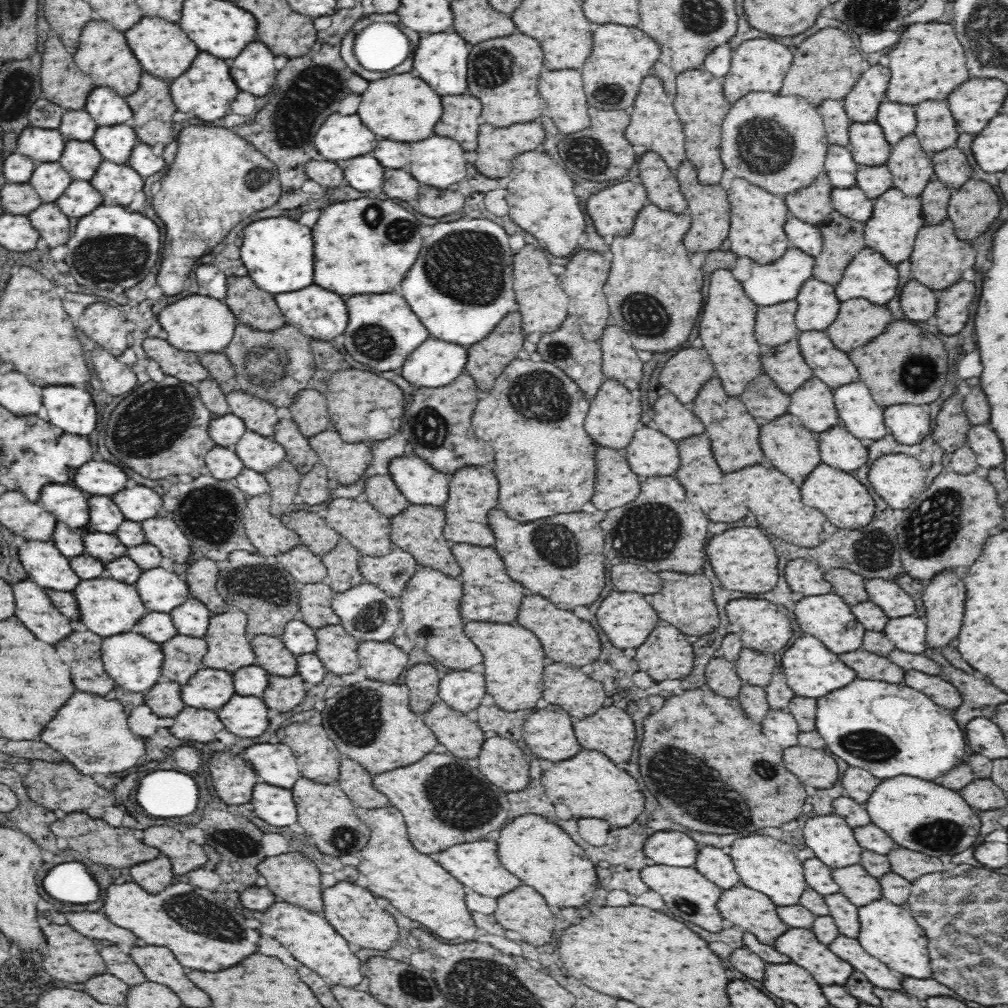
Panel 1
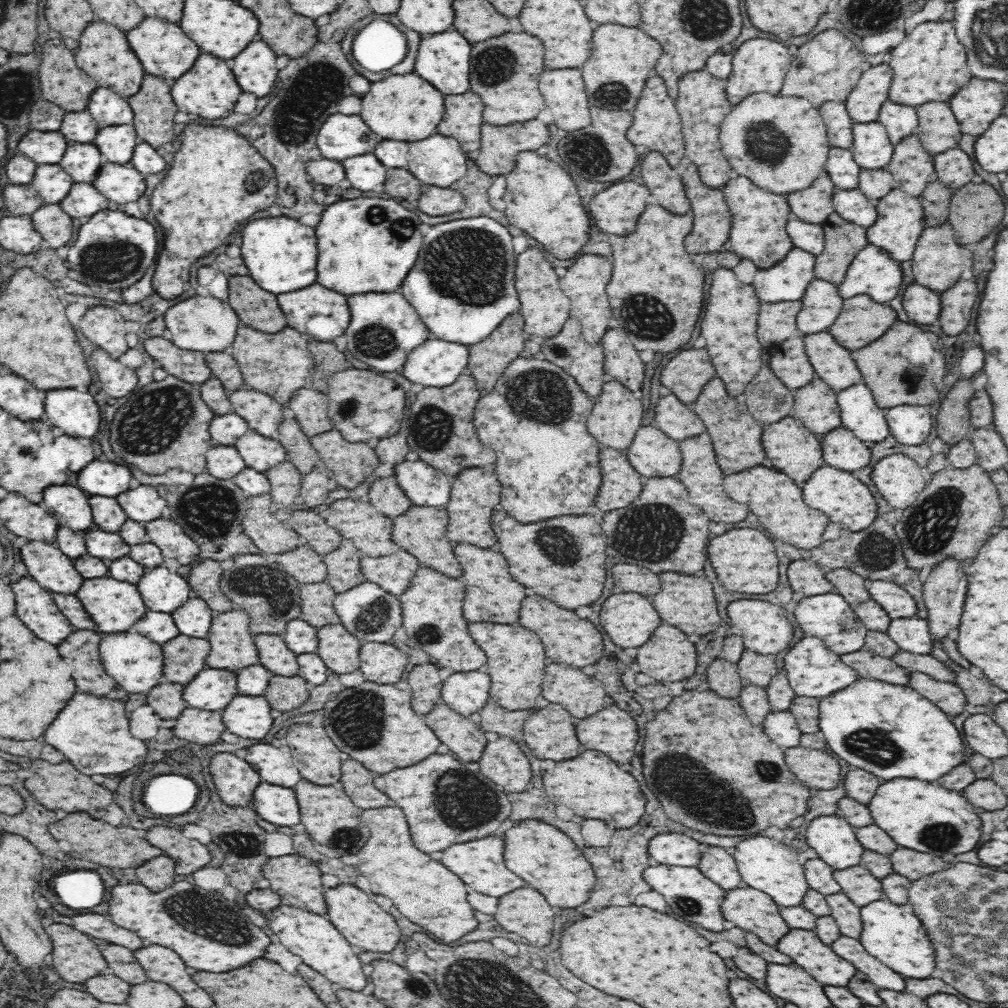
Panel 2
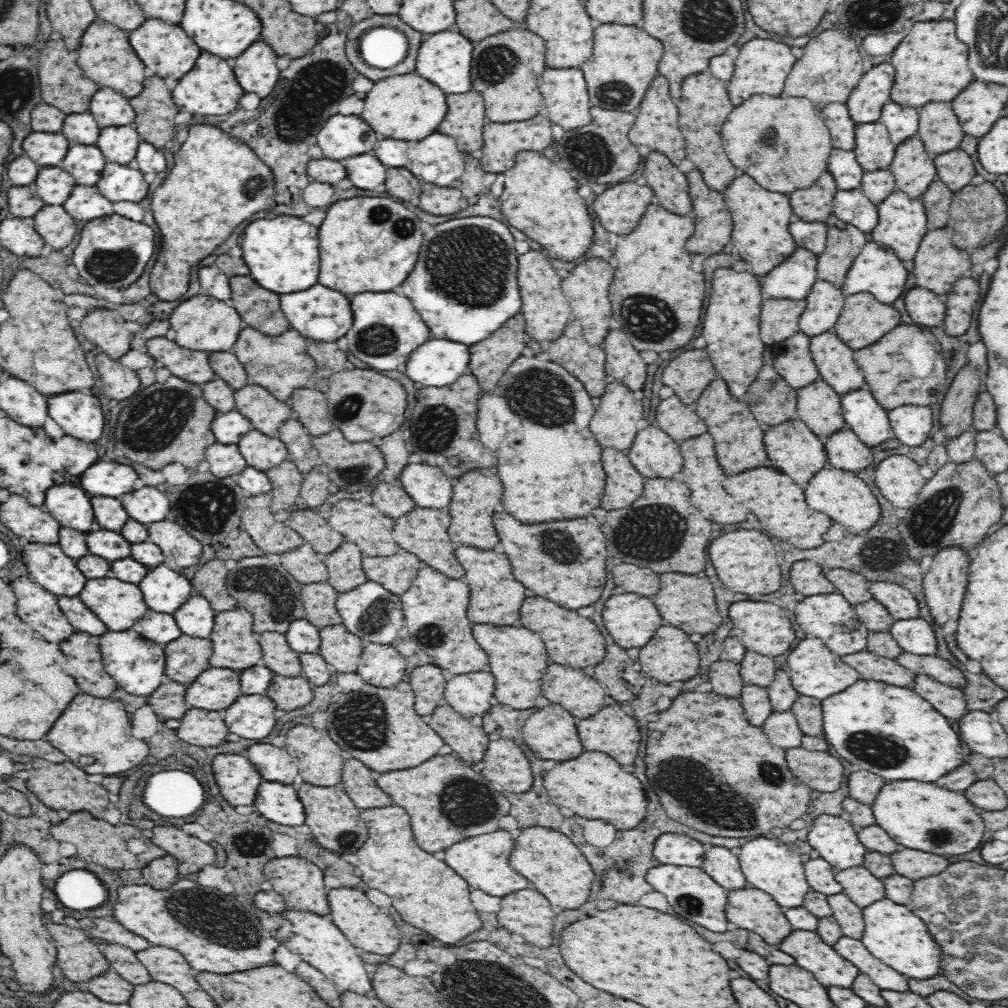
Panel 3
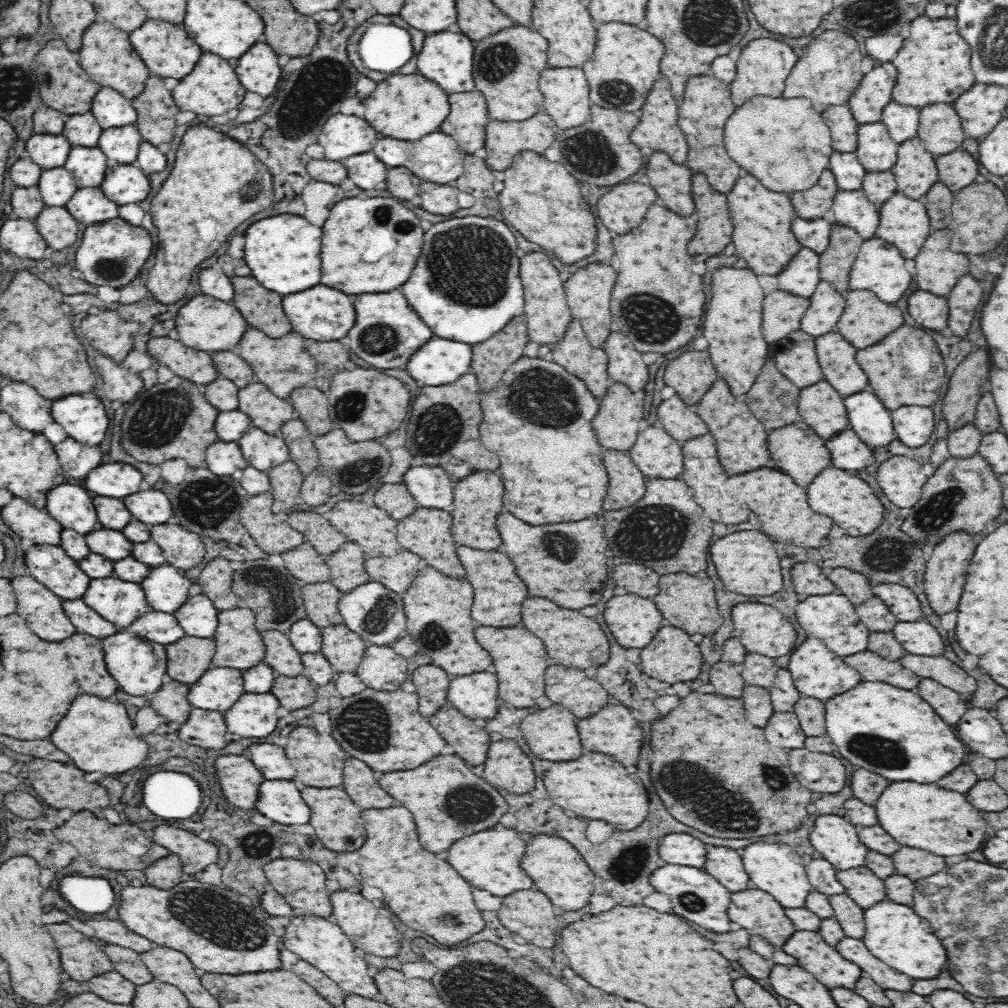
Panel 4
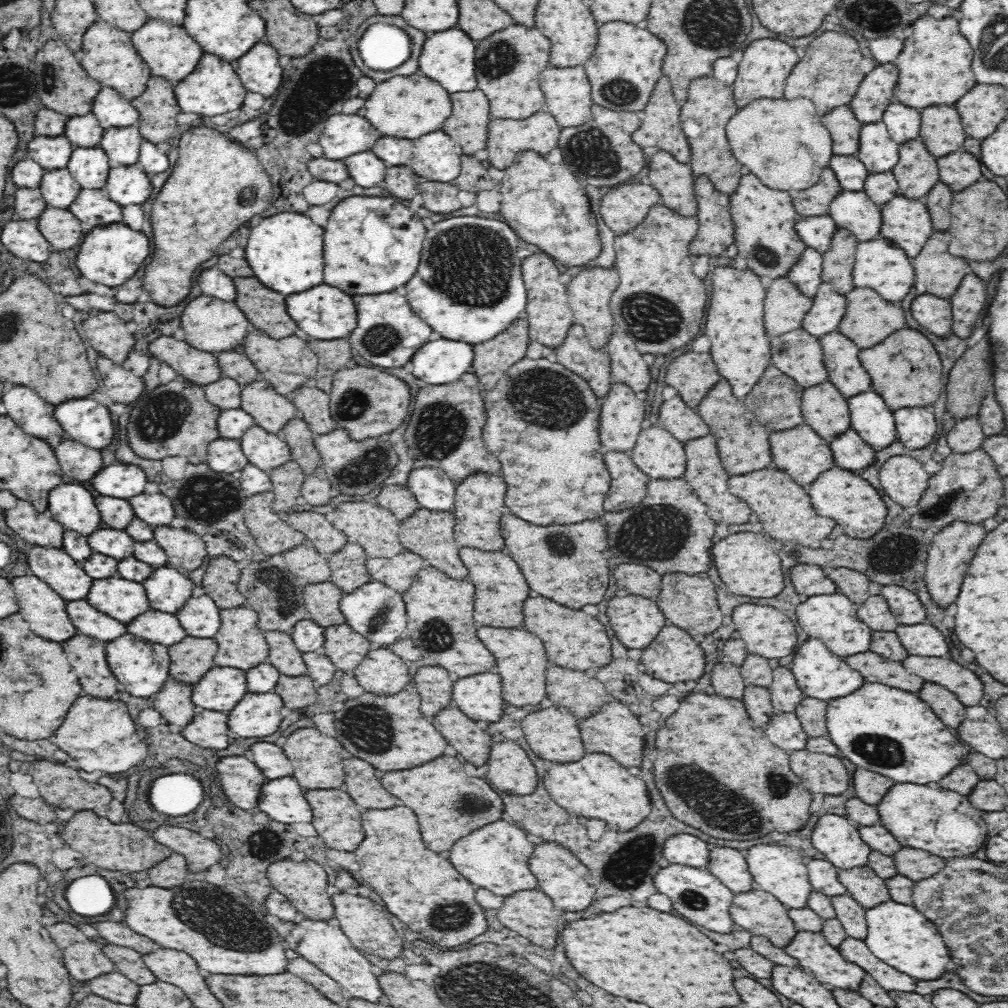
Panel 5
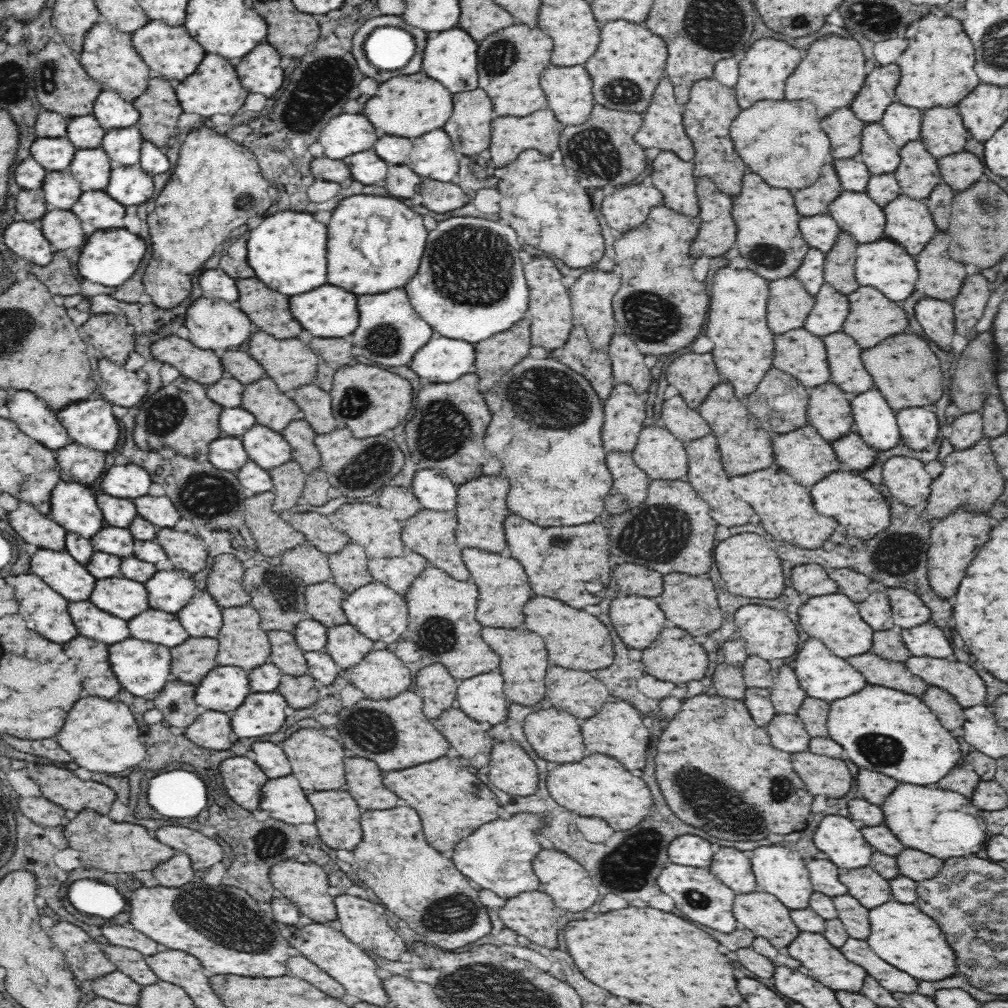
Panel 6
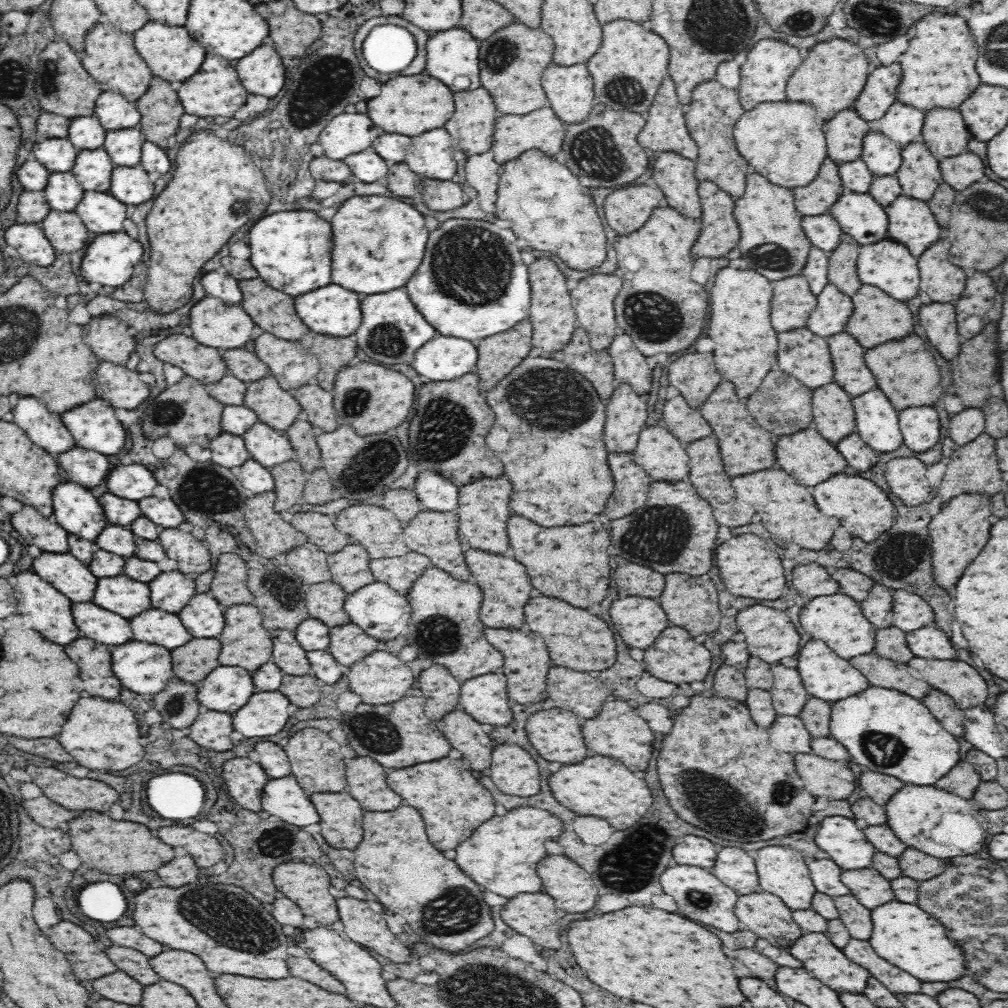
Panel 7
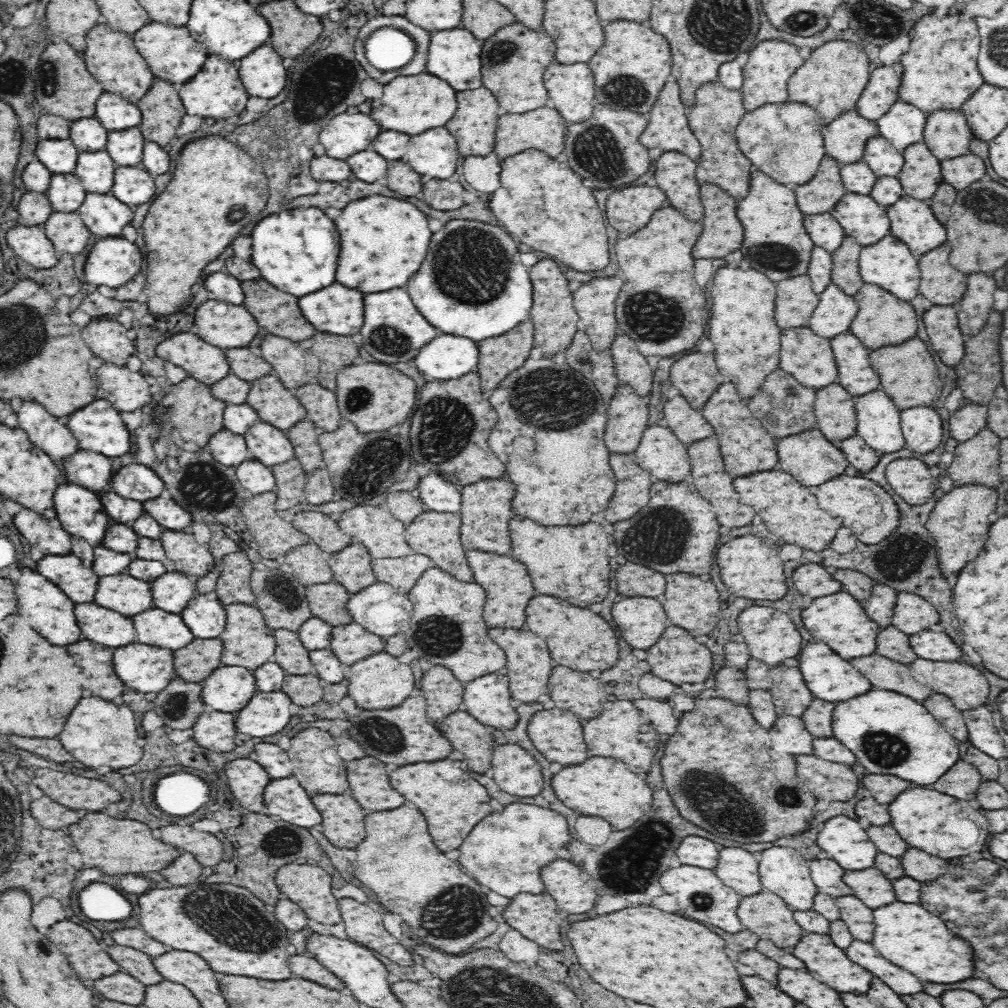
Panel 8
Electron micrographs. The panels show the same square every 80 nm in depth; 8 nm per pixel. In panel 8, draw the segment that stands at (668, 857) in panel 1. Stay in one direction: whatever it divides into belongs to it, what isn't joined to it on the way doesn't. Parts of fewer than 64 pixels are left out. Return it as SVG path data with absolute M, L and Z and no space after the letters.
M690 835L682 839L677 849L677 856L684 865L713 869L718 864L720 850L716 842Z

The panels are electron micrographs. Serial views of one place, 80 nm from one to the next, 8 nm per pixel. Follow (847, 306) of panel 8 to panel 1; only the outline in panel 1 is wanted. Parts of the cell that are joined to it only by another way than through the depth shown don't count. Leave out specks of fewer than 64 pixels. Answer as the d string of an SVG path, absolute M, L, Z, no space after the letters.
M814 278L804 282L796 302L795 323L800 332L826 330L836 320L840 310L834 286Z

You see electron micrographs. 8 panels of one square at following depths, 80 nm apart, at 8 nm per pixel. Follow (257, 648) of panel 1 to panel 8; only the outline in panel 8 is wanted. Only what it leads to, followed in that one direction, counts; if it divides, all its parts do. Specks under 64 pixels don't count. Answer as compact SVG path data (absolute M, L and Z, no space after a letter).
M274 629L276 650L272 661L279 664L287 675L313 674L309 650L302 644L298 631Z

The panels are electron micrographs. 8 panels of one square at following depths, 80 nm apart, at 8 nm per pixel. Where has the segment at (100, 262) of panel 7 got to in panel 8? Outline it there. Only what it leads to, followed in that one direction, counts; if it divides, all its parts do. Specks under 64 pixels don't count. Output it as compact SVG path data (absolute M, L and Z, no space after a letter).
M101 238L92 247L84 268L87 284L117 289L140 272L142 252L126 238Z

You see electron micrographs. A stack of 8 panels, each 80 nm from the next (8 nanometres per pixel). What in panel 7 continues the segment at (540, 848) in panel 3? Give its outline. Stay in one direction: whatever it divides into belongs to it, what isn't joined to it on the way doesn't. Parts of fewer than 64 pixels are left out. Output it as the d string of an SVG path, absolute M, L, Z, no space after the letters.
M554 855L548 860L544 858L544 866L540 866L540 878L560 910L582 914L594 908L598 890L592 884L592 877L568 857Z

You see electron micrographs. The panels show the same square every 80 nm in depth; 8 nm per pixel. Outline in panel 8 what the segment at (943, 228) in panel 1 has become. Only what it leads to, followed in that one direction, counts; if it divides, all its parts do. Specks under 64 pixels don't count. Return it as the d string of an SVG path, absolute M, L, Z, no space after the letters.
M940 246L920 258L920 294L938 306L955 306L966 292L966 276L950 266L948 256L950 248Z

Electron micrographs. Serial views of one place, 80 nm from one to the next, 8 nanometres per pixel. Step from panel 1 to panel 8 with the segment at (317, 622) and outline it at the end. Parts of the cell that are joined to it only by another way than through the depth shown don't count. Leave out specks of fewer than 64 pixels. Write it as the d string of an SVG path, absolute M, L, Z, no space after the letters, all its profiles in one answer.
M332 582L308 585L305 596L312 616L324 619L330 626L347 625L353 621L347 604L353 593Z

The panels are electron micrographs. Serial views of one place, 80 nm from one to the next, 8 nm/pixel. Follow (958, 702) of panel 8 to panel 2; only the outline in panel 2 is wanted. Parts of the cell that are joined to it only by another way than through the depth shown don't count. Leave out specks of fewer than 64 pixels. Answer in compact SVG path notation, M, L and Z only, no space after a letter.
M898 652L892 656L896 664L912 672L922 672L940 682L954 683L956 672L950 670L940 659L932 655L919 655L909 652Z

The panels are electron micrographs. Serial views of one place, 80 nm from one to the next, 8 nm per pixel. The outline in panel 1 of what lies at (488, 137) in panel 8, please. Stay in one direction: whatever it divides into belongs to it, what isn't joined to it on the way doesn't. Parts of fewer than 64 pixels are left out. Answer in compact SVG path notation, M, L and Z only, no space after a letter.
M468 94L458 96L442 96L444 116L436 124L436 134L444 134L448 138L456 138L466 152L478 148L478 128L482 104L478 98Z

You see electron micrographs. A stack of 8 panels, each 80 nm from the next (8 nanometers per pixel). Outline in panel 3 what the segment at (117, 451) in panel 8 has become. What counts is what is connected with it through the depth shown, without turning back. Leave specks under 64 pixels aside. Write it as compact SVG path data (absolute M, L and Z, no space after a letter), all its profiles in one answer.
M80 392L64 393L56 398L48 397L48 414L65 431L65 434L96 442L104 434L102 404L94 396Z

